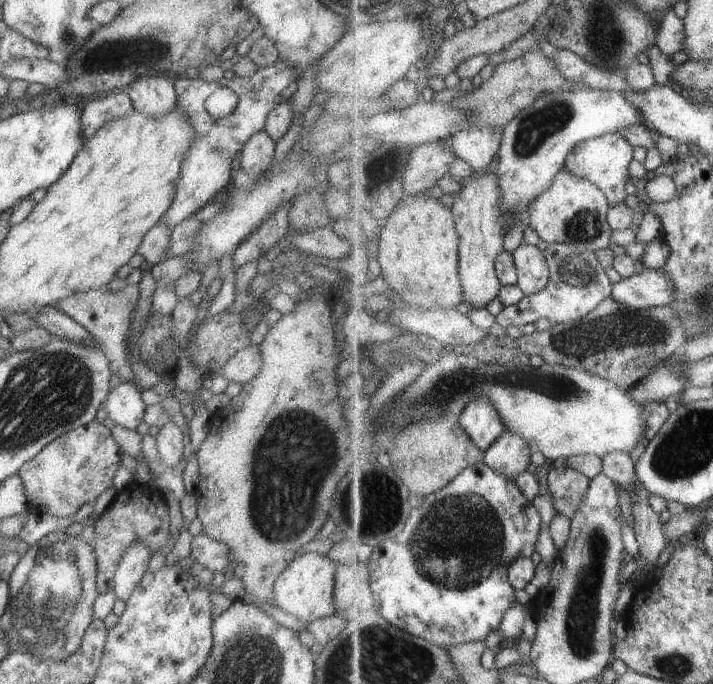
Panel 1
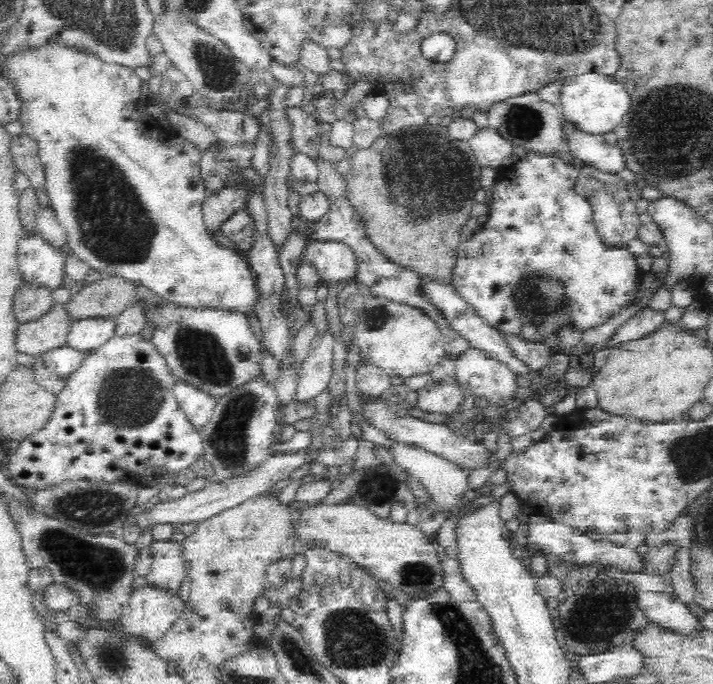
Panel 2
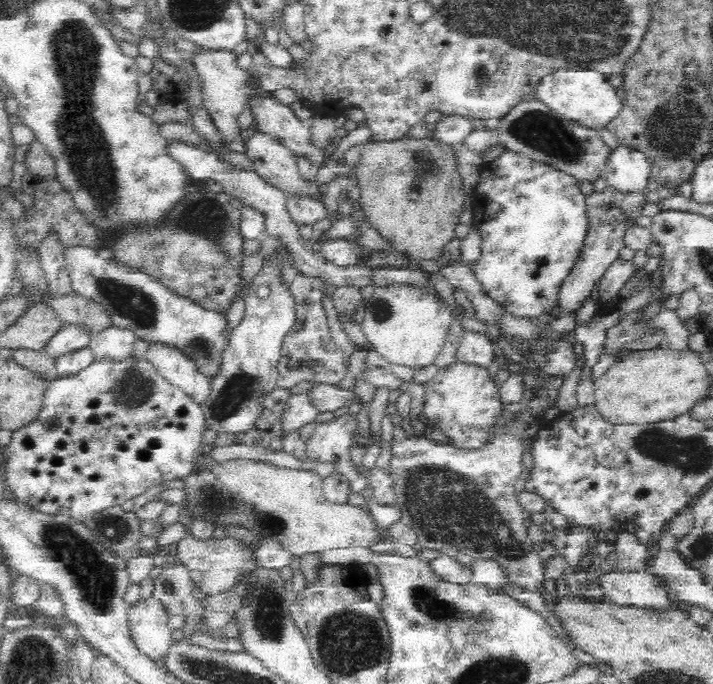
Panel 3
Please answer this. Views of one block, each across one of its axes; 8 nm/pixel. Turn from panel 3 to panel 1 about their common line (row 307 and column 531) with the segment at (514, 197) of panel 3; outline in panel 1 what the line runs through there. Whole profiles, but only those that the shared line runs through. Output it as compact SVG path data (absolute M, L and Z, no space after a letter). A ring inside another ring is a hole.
M485 461L471 464L471 466L462 470L461 474L445 488L424 497L420 506L412 510L401 534L385 540L381 546L372 549L370 558L363 565L361 573L370 582L371 592L373 593L373 599L369 602L369 605L377 609L379 614L385 620L389 620L391 624L410 632L412 635L423 637L425 640L437 644L437 646L450 647L465 642L481 642L481 640L487 638L489 632L500 628L505 612L517 602L517 592L515 592L515 588L513 588L508 577L509 566L523 556L533 556L537 540L539 540L539 532L541 532L541 514L533 506L533 502L521 492L521 488L517 486L516 478L509 478L507 474L501 474Z

